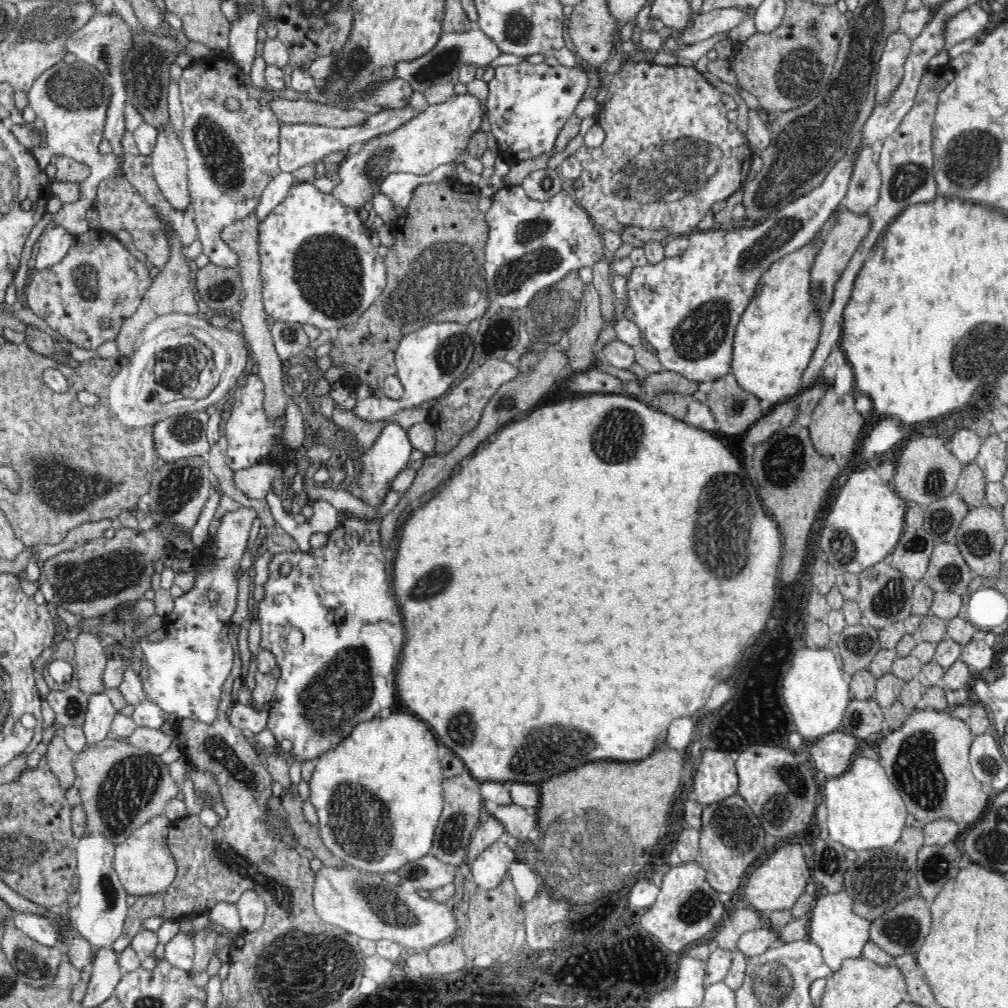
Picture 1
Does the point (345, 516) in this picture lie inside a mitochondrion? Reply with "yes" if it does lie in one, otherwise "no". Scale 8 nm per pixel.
no

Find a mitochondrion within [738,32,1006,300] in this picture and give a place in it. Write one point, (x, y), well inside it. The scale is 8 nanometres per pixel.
(971, 155)

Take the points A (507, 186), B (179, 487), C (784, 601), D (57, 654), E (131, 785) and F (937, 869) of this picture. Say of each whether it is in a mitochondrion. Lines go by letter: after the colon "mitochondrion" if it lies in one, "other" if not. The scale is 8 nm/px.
A: other
B: mitochondrion
C: other
D: other
E: mitochondrion
F: mitochondrion

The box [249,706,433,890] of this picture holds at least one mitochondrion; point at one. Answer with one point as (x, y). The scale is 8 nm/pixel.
(363, 821)

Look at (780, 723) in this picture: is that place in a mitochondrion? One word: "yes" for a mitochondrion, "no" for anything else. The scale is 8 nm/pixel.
no

